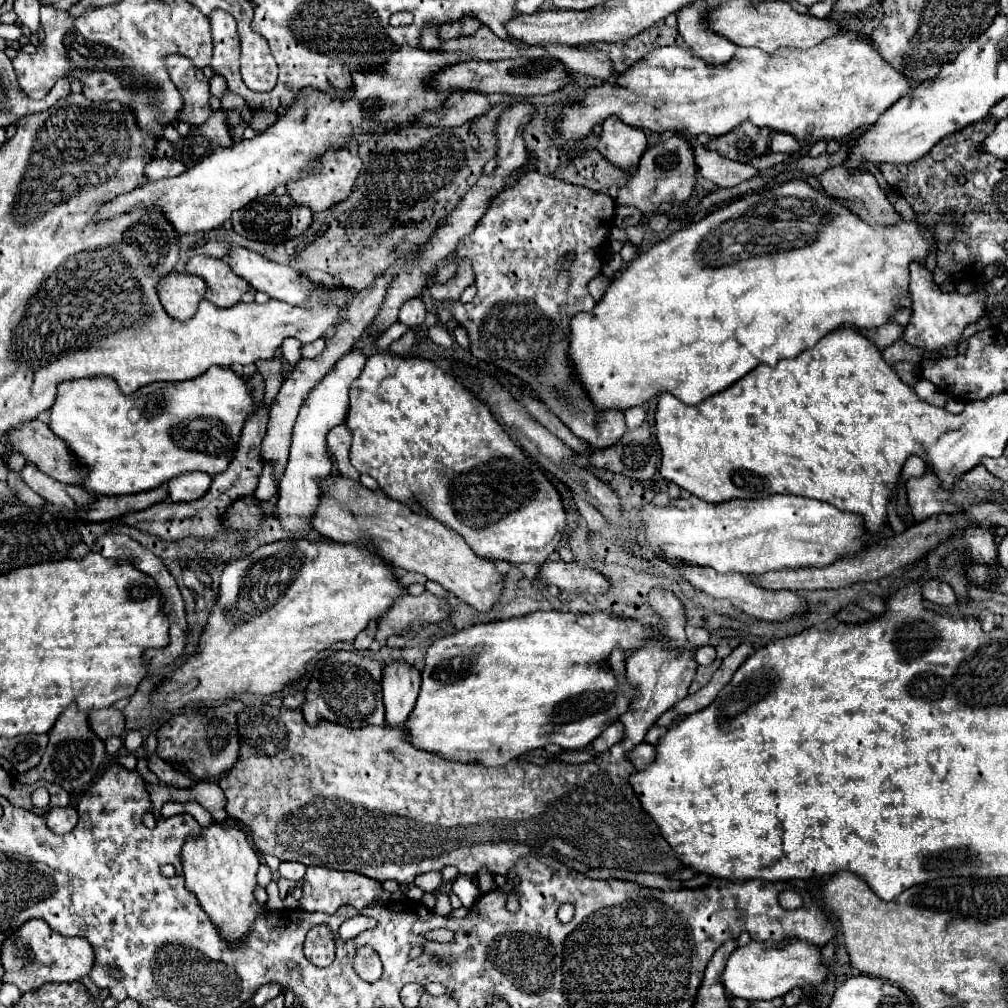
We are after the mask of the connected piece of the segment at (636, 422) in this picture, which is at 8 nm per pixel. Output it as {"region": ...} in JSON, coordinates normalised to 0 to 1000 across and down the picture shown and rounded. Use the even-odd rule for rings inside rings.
{"region":[[[624,405],[624,407],[620,407],[620,419],[622,419],[622,425],[626,427],[630,427],[630,425],[634,425],[636,421],[638,421],[638,417],[640,417],[640,407],[638,405]]]}

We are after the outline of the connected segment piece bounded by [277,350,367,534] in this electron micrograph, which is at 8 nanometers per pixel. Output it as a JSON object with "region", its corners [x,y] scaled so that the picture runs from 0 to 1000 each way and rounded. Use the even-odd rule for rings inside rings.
{"region":[[[348,347],[340,351],[340,355],[336,355],[332,363],[309,385],[307,393],[303,395],[297,407],[297,413],[291,425],[287,460],[281,476],[277,478],[277,494],[275,494],[277,516],[285,528],[305,530],[305,526],[309,524],[309,510],[313,508],[313,502],[316,500],[316,490],[318,490],[313,474],[324,474],[330,464],[328,452],[324,448],[324,431],[328,425],[332,425],[344,415],[346,385],[348,385],[348,379],[358,371],[362,357],[364,357],[364,351],[360,351],[358,347]]]}

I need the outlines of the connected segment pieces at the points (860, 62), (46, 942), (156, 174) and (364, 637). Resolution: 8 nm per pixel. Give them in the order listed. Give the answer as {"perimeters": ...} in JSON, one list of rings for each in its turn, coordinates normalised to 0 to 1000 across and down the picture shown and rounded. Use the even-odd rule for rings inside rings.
{"perimeters":[[[[844,30],[830,34],[828,38],[820,38],[820,42],[814,42],[803,50],[773,50],[773,54],[761,56],[749,48],[731,48],[725,62],[719,62],[717,65],[697,62],[697,58],[686,50],[662,46],[640,54],[636,60],[616,71],[610,83],[598,81],[596,85],[588,85],[582,89],[576,101],[559,105],[551,127],[559,139],[572,141],[582,137],[590,125],[598,123],[600,117],[612,115],[624,125],[652,133],[701,133],[709,137],[723,133],[729,129],[729,125],[743,119],[753,127],[781,131],[795,139],[832,139],[854,125],[864,125],[880,107],[898,95],[902,87],[900,77],[888,71],[886,65],[880,65],[880,62],[868,54],[868,46]]],[[[29,913],[11,931],[7,931],[1,942],[1,952],[5,958],[3,974],[15,976],[21,984],[31,984],[47,974],[78,974],[88,968],[94,956],[94,946],[84,931],[61,929],[51,923],[47,915]]],[[[152,157],[146,165],[144,165],[144,175],[146,179],[160,179],[160,177],[168,177],[168,175],[176,175],[182,173],[186,167],[180,165],[182,161],[178,159],[168,159],[168,157]]],[[[368,617],[368,619],[364,621],[364,625],[360,625],[360,629],[356,629],[356,631],[352,633],[350,641],[352,641],[354,645],[364,645],[364,643],[368,641],[368,637],[370,637],[372,625],[374,625],[374,617]]]]}

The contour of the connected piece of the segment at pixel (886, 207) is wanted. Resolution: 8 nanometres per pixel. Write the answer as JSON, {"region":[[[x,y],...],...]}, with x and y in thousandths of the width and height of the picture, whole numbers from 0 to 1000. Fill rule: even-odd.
{"region":[[[828,165],[811,177],[814,179],[816,188],[826,196],[848,198],[844,208],[862,224],[888,224],[894,218],[866,173],[842,171],[838,165]]]}

